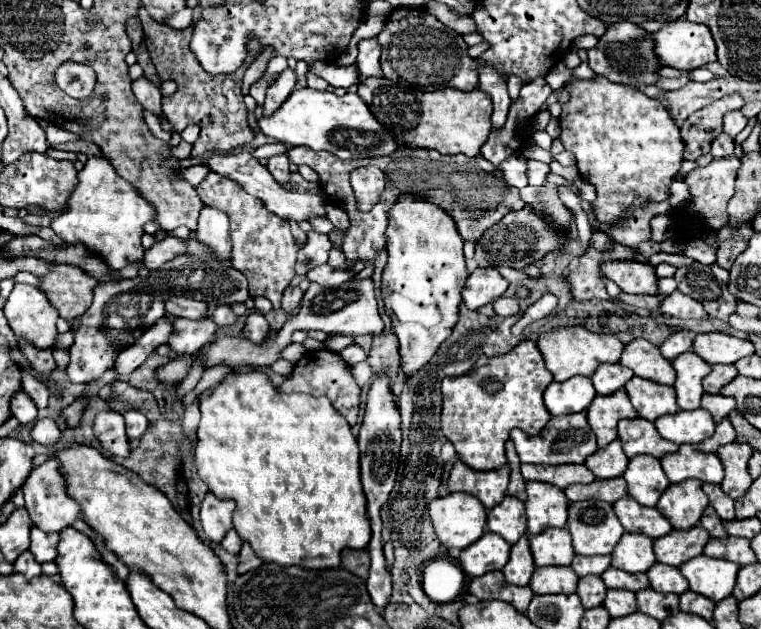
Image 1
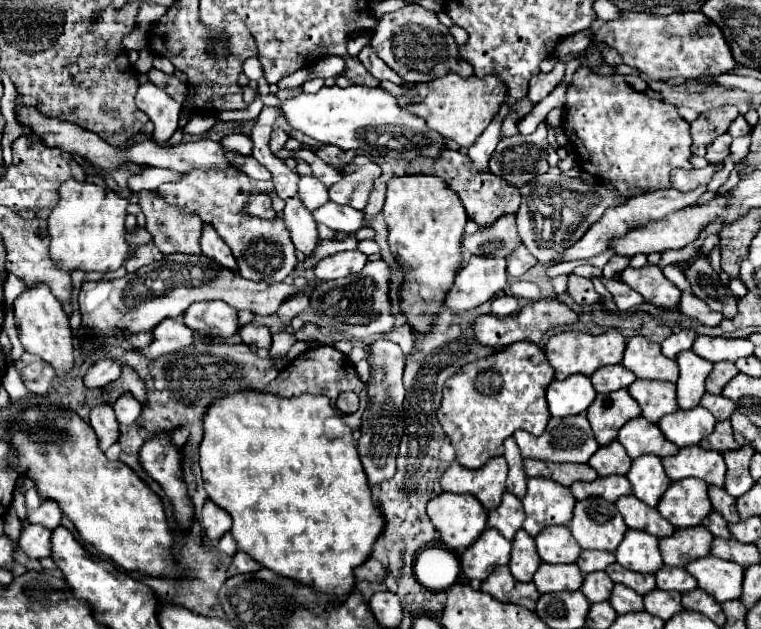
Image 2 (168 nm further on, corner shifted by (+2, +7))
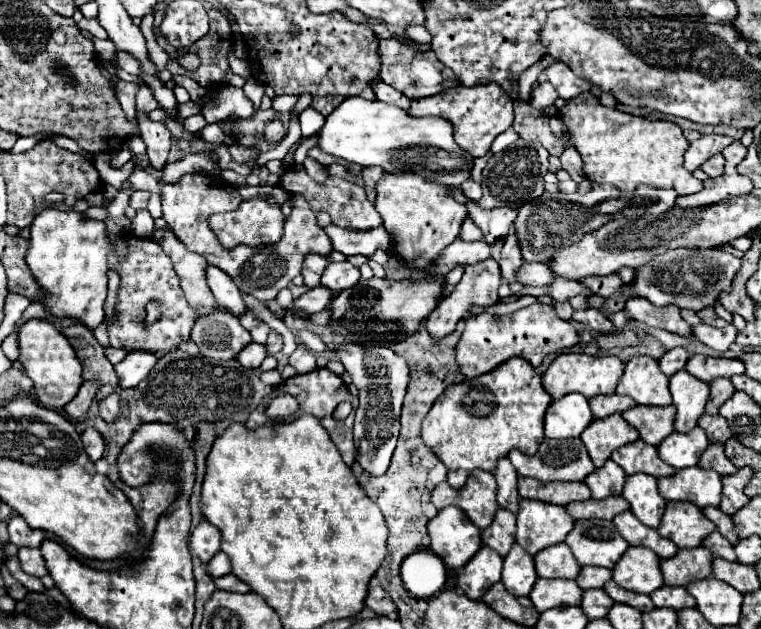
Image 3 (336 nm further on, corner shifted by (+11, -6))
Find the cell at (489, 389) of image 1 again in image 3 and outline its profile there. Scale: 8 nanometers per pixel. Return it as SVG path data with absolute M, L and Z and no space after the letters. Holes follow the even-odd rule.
M514 357L496 367L494 371L480 375L476 379L448 387L432 405L430 413L422 421L422 441L434 451L434 455L448 469L448 483L454 489L460 489L472 469L494 471L500 457L506 457L512 449L518 449L526 455L534 455L544 441L544 413L552 403L550 395L544 391L540 375L526 363L526 359Z

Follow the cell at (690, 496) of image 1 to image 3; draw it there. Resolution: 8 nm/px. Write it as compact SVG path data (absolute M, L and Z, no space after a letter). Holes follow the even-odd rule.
M670 501L658 527L658 533L672 539L680 549L694 549L702 545L702 539L714 531L714 523L702 515L694 503Z

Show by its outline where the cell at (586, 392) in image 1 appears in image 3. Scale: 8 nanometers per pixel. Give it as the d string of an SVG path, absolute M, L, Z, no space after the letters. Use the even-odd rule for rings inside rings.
M570 393L554 401L546 411L546 437L548 439L568 439L580 437L580 433L592 423L594 415L590 411L588 399Z

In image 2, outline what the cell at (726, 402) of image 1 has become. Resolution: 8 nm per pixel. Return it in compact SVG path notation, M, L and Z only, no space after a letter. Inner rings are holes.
M705 392L703 398L701 398L701 404L717 418L717 420L729 420L731 412L735 410L735 402L731 402L729 398L725 396L715 396L715 394L709 394Z

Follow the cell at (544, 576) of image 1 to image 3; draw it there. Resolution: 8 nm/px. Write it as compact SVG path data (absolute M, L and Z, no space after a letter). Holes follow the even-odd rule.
M538 579L530 599L534 607L542 613L552 607L570 607L570 605L580 605L582 601L582 589L578 587L576 581L566 581L566 579Z

